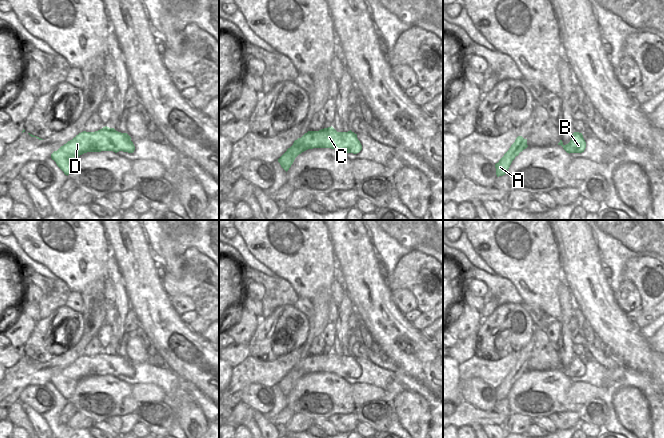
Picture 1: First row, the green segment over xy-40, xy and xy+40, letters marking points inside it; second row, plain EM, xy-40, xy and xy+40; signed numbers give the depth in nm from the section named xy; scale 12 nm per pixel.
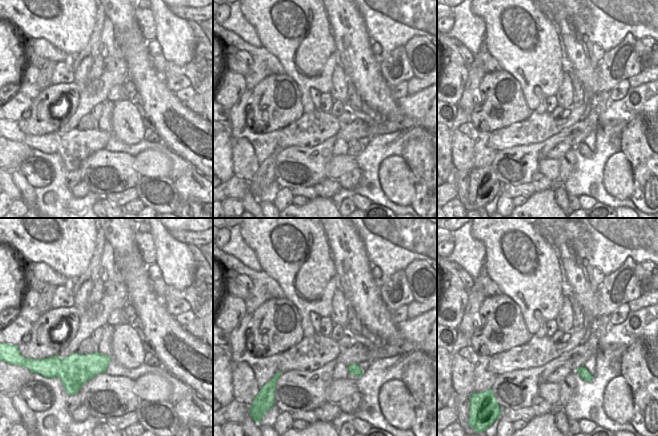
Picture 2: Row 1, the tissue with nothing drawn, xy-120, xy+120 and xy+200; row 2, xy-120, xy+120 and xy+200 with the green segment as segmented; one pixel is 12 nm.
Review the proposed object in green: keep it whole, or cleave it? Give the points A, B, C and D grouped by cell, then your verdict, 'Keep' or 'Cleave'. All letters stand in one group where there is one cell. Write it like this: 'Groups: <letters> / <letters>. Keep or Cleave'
Groups: A / B C D. Cleave

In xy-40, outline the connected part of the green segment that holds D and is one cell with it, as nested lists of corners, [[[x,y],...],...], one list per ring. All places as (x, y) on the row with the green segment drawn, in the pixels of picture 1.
[[[107,126],[95,132],[83,131],[51,154],[57,166],[69,175],[78,157],[87,152],[119,151],[133,153],[135,146],[127,133]]]

